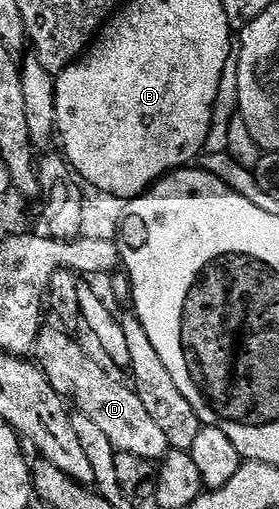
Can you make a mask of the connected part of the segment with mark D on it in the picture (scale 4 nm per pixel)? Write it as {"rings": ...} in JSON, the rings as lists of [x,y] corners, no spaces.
{"rings":[[[44,327],[39,333],[33,353],[34,363],[47,375],[53,390],[57,390],[64,398],[72,396],[75,399],[74,411],[85,414],[85,418],[90,418],[109,437],[109,442],[113,442],[116,452],[133,454],[137,458],[145,458],[152,462],[162,461],[169,451],[165,433],[161,431],[161,426],[157,426],[157,422],[153,422],[153,417],[149,410],[145,410],[145,405],[141,403],[141,398],[135,393],[134,387],[130,383],[122,384],[117,377],[110,376],[69,333],[62,332],[67,330],[59,328]]]}

